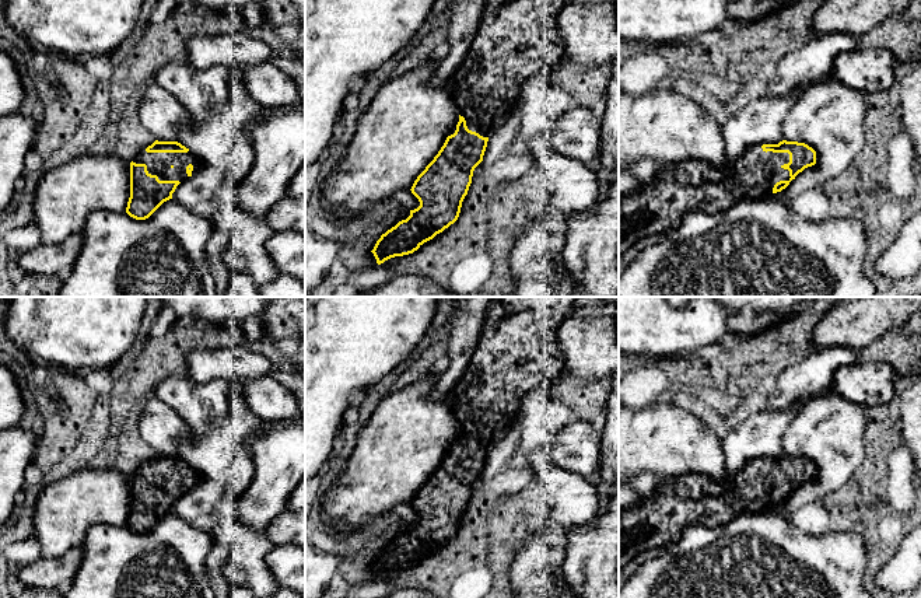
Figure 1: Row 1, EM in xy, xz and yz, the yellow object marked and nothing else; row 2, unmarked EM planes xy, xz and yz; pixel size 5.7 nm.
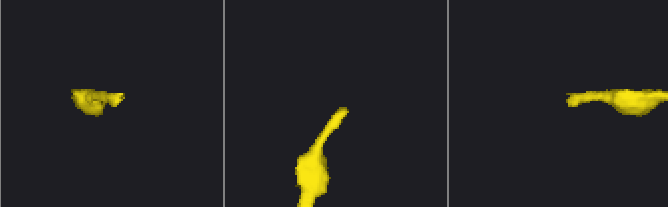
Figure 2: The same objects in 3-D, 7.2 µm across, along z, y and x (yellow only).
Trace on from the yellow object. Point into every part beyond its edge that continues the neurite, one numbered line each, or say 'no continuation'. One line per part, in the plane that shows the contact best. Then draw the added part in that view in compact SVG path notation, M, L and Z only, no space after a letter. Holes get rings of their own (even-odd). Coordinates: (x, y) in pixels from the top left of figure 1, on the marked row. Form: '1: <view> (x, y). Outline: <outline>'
1: yz (685, 186). Outline: M753 146L724 167L714 167L701 160L662 165L649 185L619 199L619 251L626 252L644 237L677 230L687 213L714 214L740 200L773 197L774 185L791 178L789 171L782 168L788 162L788 153L766 153L761 146Z

